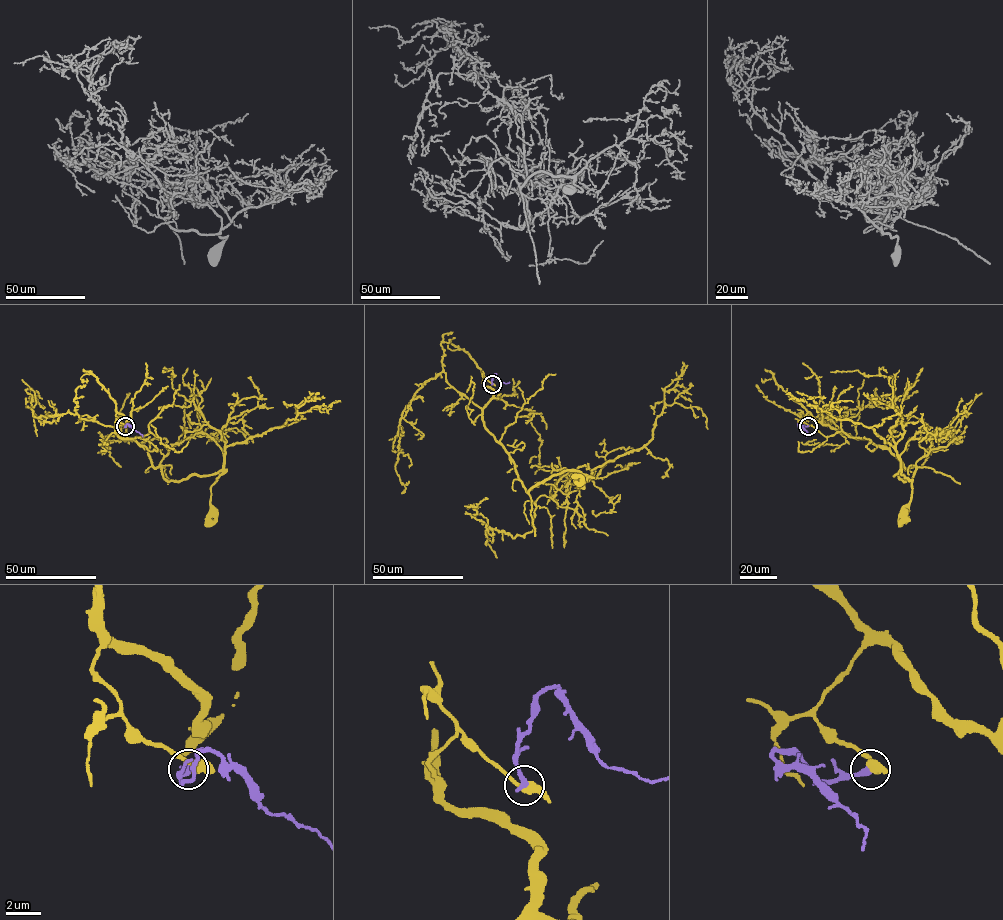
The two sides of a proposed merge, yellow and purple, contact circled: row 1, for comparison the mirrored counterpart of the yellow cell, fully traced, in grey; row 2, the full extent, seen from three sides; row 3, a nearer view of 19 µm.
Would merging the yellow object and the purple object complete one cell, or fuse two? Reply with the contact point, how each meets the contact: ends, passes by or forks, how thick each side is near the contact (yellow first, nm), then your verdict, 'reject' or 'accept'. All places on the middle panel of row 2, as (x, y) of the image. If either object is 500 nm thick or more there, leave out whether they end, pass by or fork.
at (492, 384); yellow passes by; purple ends there; 400 nm thick on the yellow side, 400 nm on the other; reject

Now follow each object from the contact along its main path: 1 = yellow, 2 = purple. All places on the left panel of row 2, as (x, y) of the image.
1: (125, 426), (117, 412), (127, 421), (117, 434), (176, 481), (213, 475), (227, 447), (340, 402)
2: (125, 426), (128, 424), (142, 436)

